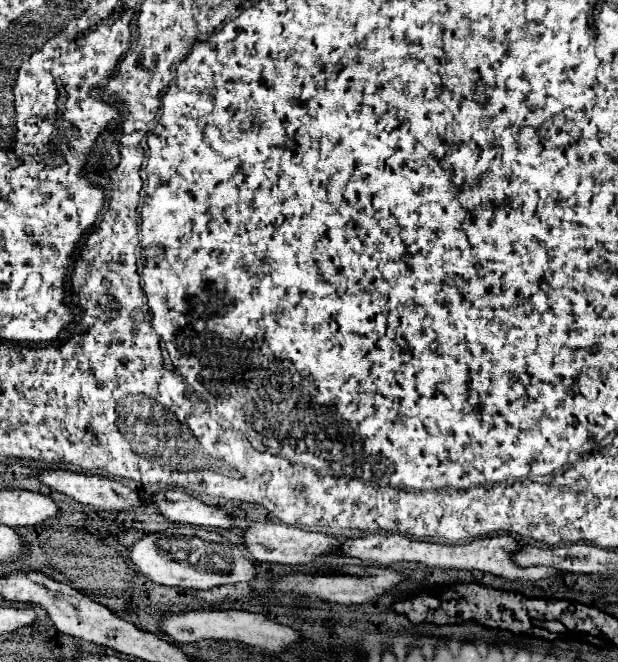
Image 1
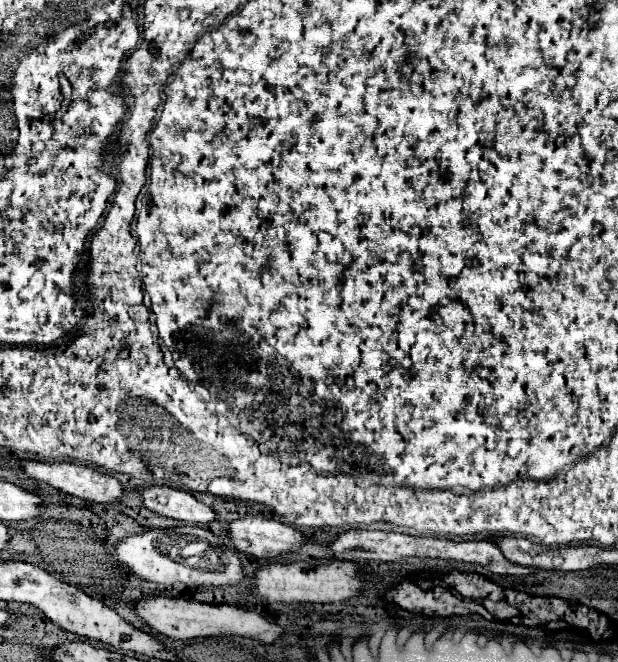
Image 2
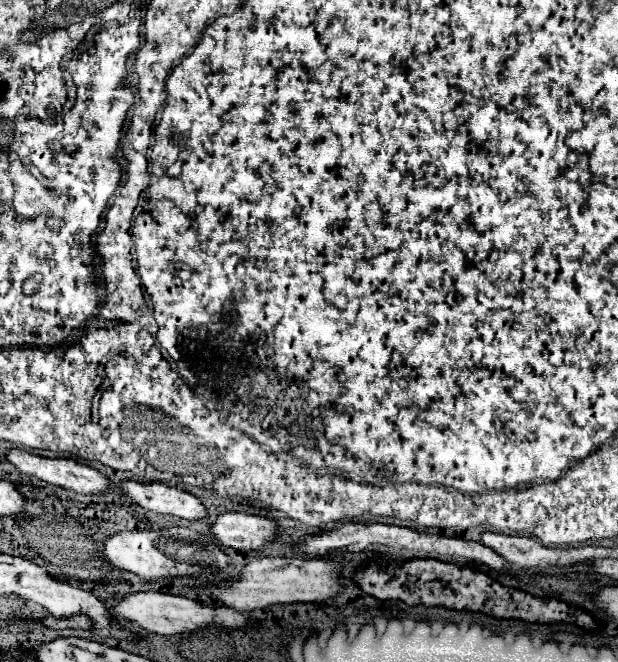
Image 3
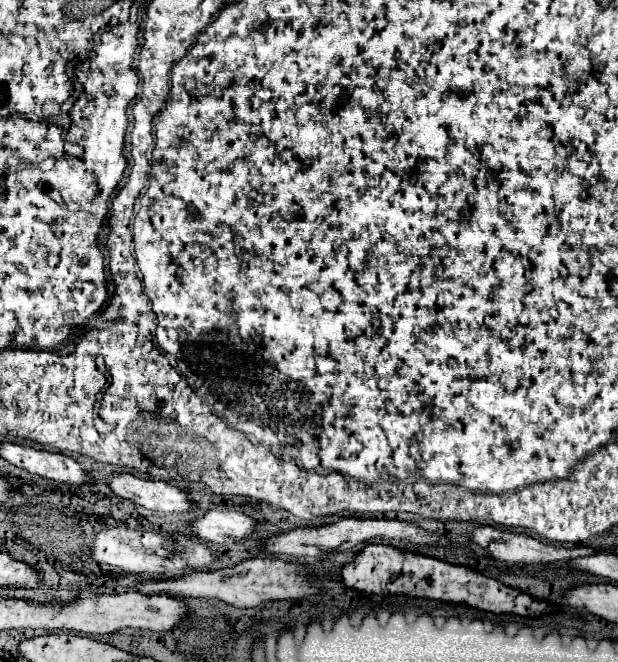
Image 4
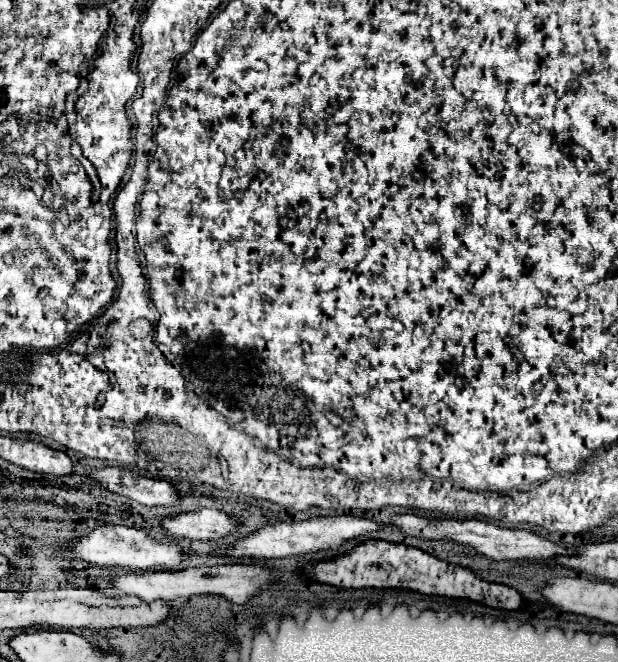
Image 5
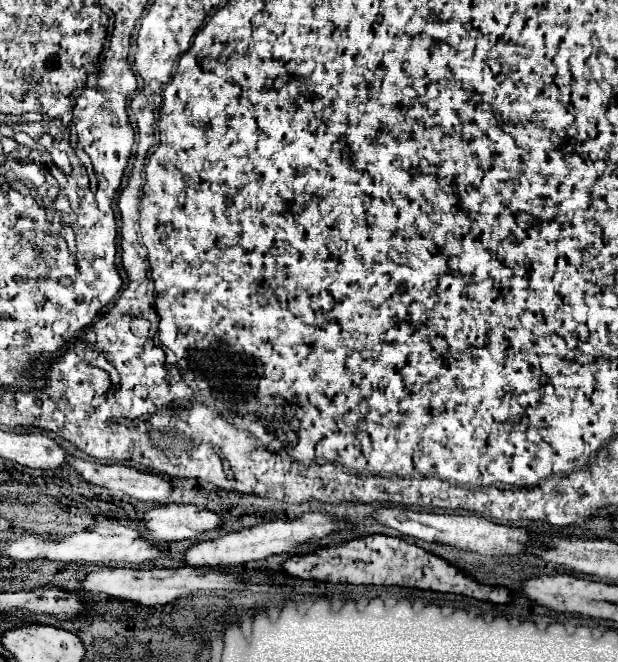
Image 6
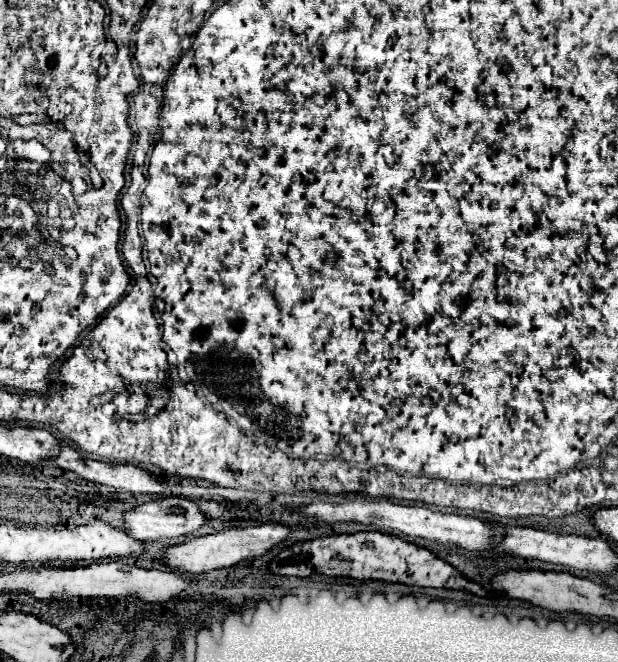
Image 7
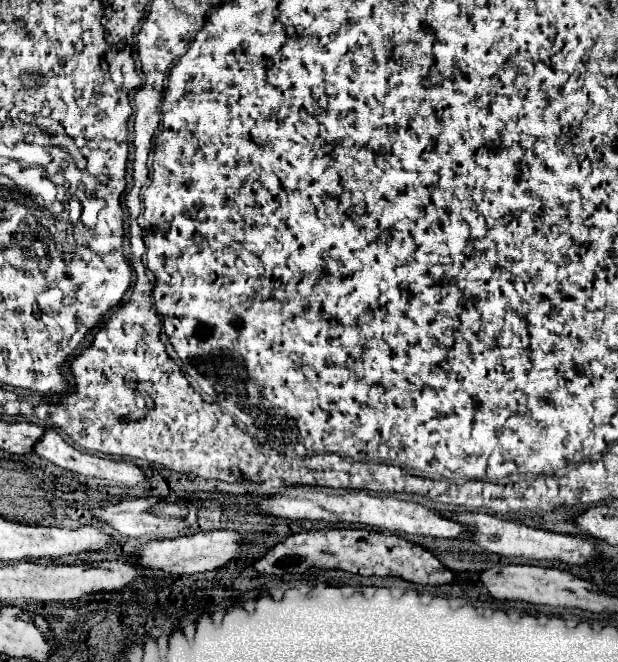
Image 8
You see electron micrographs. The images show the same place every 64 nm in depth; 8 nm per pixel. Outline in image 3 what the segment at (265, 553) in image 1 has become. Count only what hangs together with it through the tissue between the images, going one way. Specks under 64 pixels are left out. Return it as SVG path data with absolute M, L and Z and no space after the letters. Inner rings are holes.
M224 512L210 526L210 534L234 550L260 550L276 534L276 522L264 516Z

